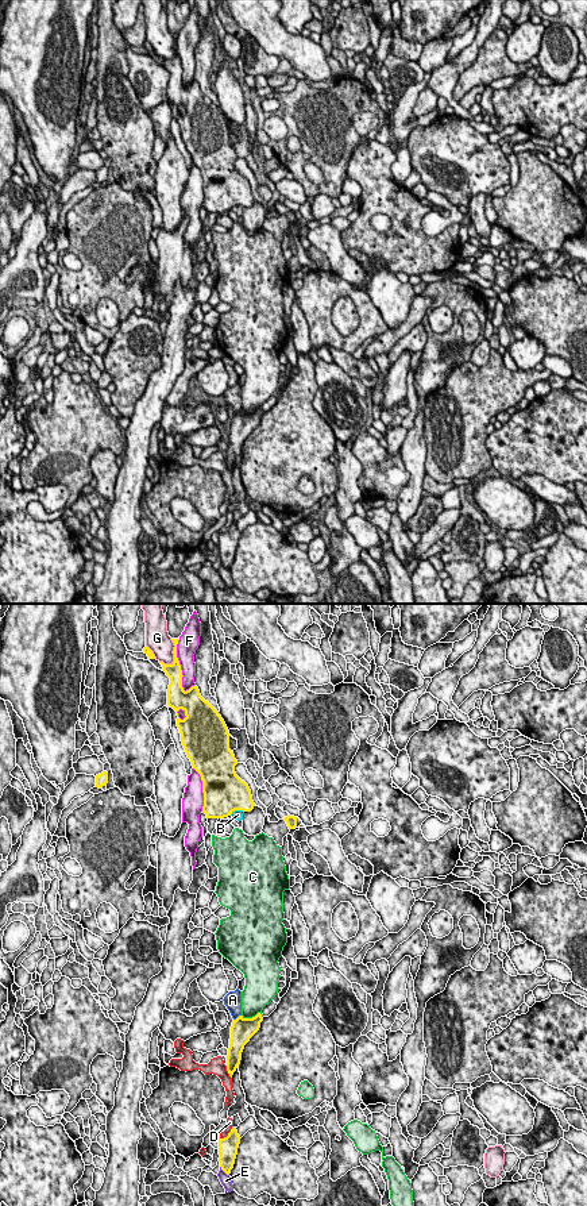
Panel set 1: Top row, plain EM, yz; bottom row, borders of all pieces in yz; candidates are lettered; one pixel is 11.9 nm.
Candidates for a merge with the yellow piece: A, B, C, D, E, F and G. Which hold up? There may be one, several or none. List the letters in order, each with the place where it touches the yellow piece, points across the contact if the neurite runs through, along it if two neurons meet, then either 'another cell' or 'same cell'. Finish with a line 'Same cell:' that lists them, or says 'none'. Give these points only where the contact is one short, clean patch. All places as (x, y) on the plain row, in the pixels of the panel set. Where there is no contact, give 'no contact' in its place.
A: meets yellow in yz at (238, 412); same cell
B: meets yellow in yz at (236, 204); another cell
C: meets yellow in yz at (253, 412); another cell
D: meets yellow in yz at (228, 530); another cell
E: meets yellow in yz at (224, 566); another cell
F: meets yellow in yz at (180, 61); another cell
G: meets yellow in yz at (173, 47); another cell
Same cell: A

